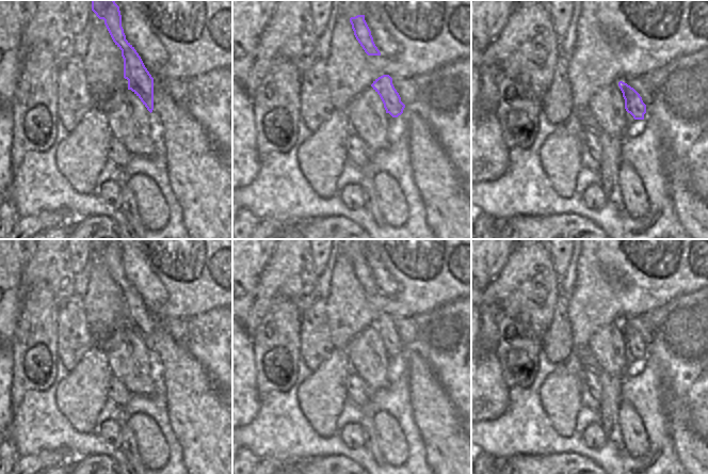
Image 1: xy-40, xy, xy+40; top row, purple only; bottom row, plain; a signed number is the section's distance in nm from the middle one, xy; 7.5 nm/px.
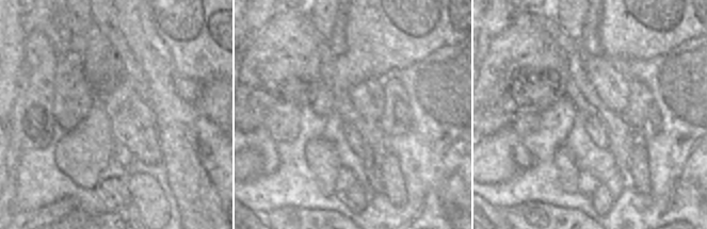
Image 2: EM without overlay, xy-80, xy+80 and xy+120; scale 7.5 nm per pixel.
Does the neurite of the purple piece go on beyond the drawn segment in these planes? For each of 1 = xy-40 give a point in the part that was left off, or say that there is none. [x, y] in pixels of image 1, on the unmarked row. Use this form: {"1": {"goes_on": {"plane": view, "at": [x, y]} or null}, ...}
{"1": {"goes_on": null}}

